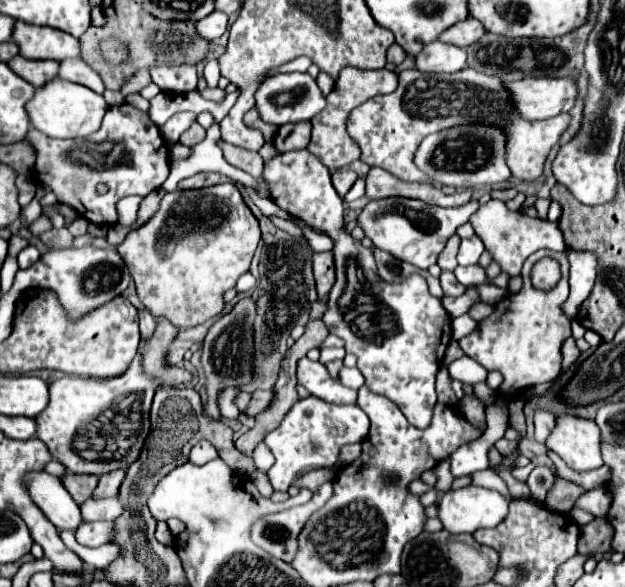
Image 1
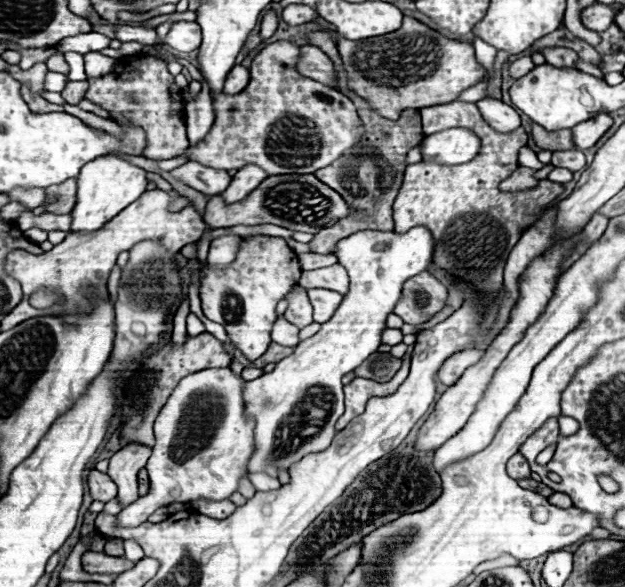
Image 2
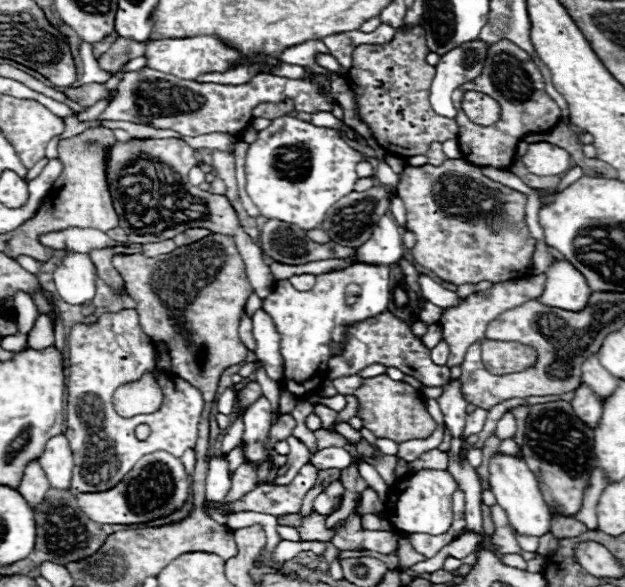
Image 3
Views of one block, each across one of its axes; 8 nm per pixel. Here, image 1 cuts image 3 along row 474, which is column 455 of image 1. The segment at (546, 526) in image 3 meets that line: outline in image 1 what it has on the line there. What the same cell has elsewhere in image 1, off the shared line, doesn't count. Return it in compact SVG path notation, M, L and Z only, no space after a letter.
M474 484L460 490L450 490L438 502L438 520L442 522L444 530L448 530L450 534L464 534L464 532L472 534L480 528L498 526L506 518L506 512L508 512L508 502L506 498L502 498L502 494Z

